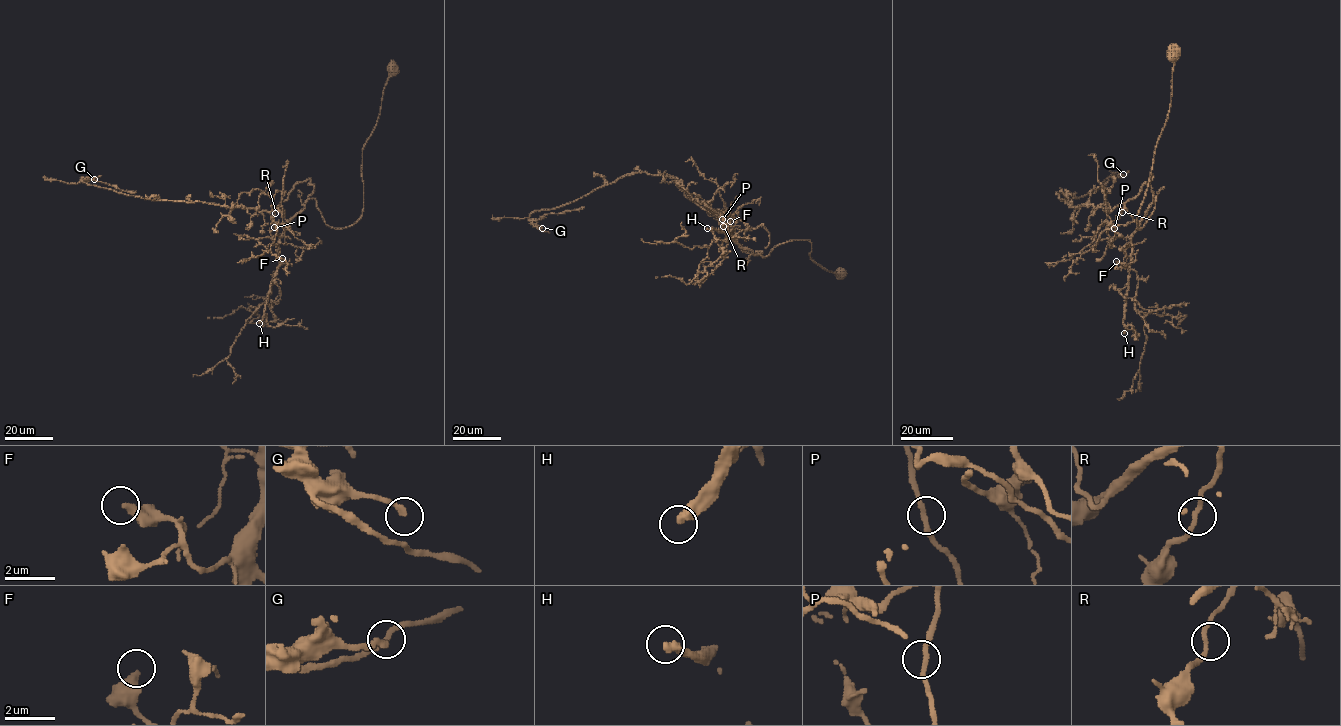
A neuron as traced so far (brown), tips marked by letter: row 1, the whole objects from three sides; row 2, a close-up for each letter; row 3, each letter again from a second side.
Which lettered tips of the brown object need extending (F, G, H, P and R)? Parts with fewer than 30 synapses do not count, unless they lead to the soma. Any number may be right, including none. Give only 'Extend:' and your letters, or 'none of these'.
Extend: H

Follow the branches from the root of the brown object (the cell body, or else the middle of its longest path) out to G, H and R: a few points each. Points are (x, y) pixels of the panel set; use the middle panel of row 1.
G: (840, 273), (810, 258), (808, 240), (745, 252), (679, 180), (645, 172), (535, 210), (542, 228)
H: (840, 273), (829, 272), (810, 258), (808, 240), (781, 243), (763, 257), (743, 248), (727, 233), (707, 228)
R: (840, 273), (810, 258), (808, 240), (781, 243), (763, 257), (739, 245), (722, 214), (723, 226)

